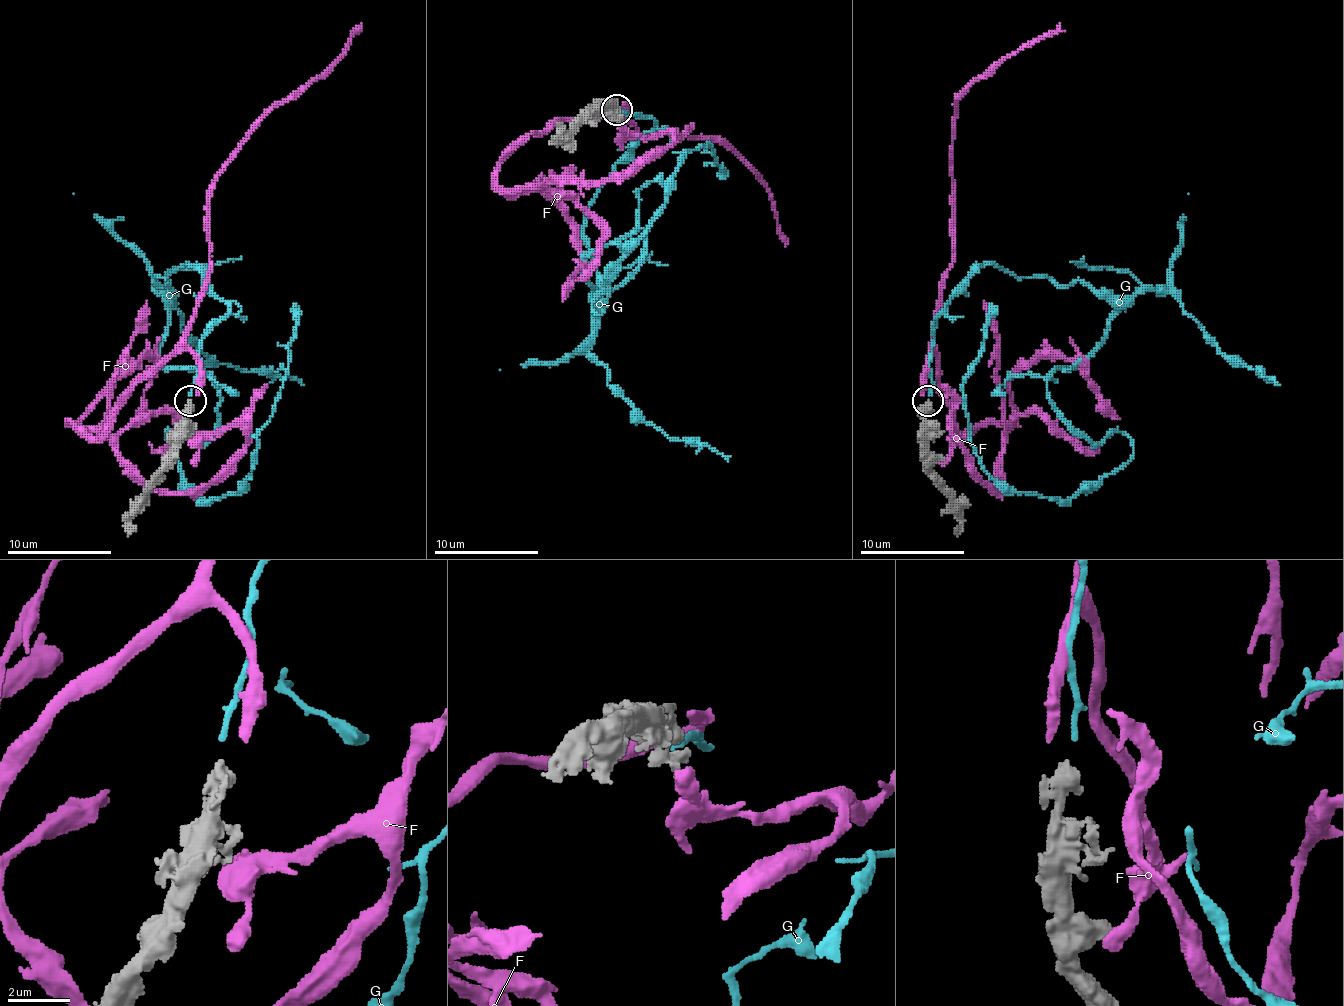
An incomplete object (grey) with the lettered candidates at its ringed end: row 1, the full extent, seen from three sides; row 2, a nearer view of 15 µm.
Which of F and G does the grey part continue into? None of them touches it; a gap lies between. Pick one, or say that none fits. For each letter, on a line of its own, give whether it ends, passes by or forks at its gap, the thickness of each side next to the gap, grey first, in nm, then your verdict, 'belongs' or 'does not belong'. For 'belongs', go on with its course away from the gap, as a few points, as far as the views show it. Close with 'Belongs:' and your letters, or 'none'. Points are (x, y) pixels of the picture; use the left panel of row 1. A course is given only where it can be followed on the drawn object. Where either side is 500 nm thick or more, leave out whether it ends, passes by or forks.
F: it ends | 380/340 nm | does not belong
G: it ends | 380/170 nm | does not belong
Belongs: none

